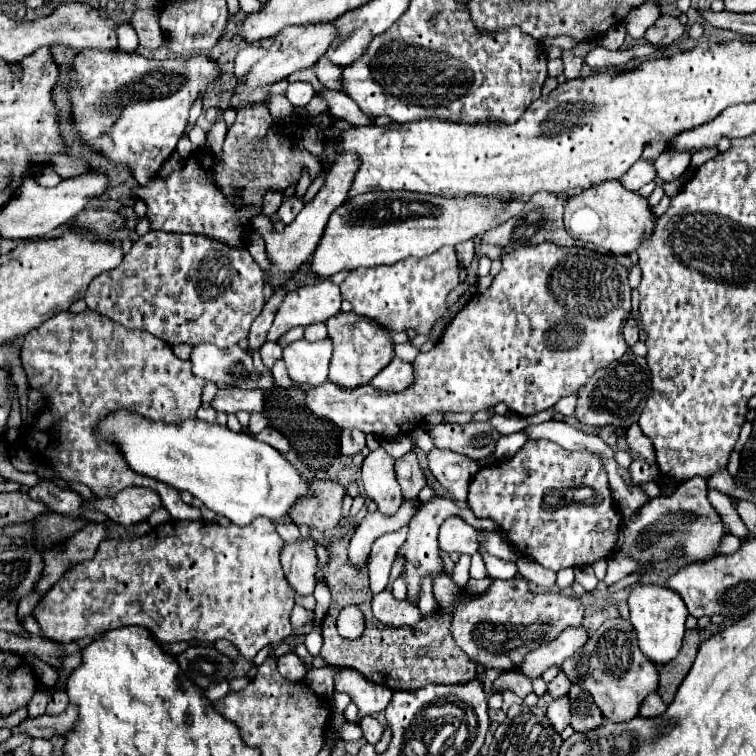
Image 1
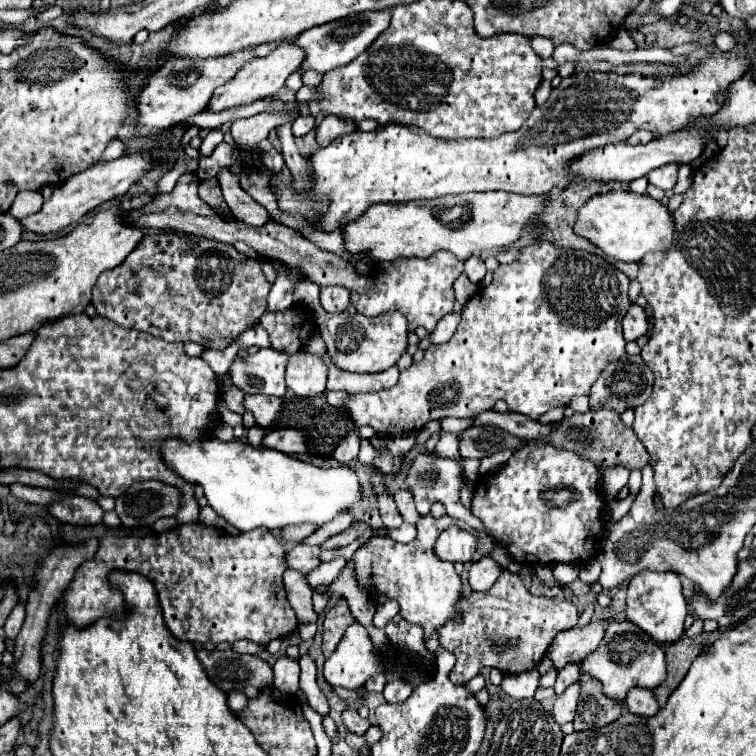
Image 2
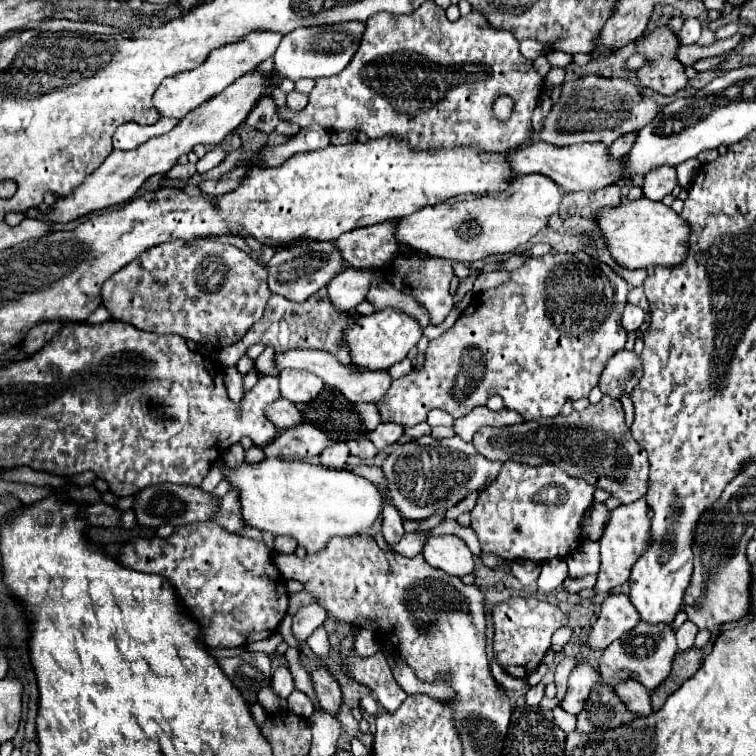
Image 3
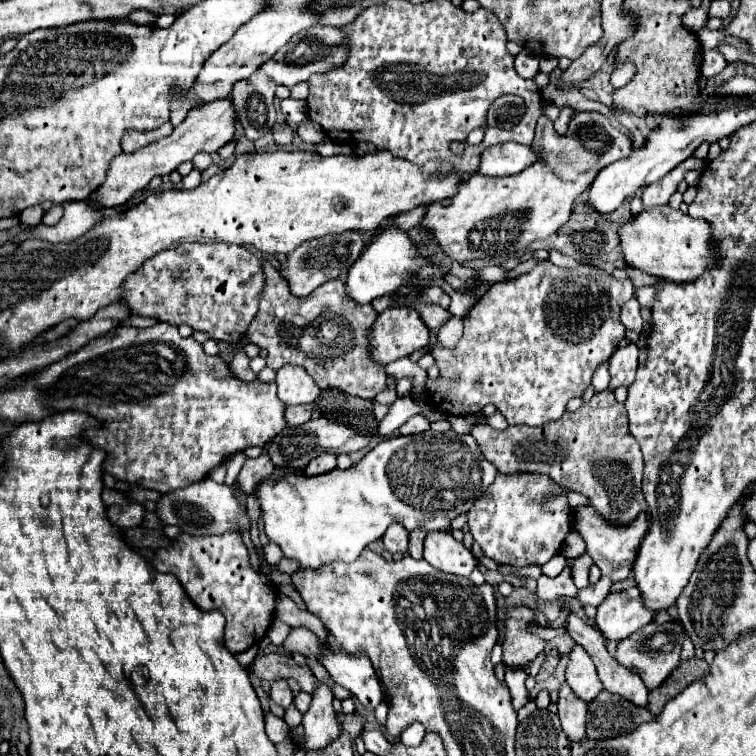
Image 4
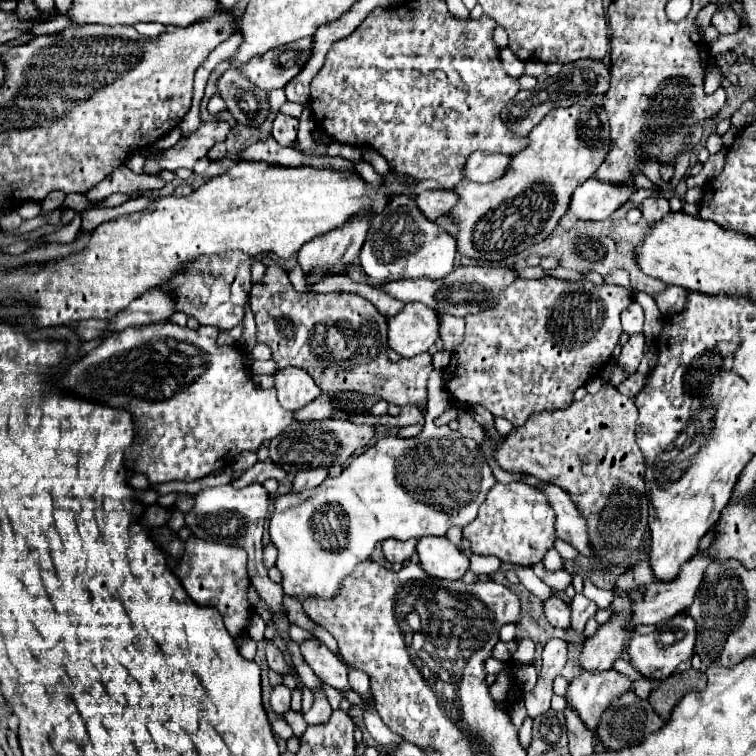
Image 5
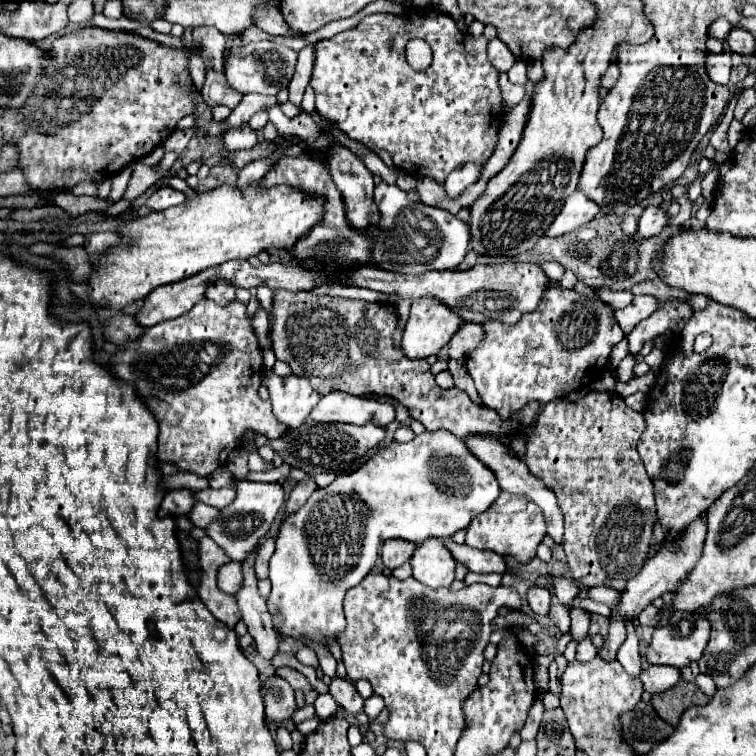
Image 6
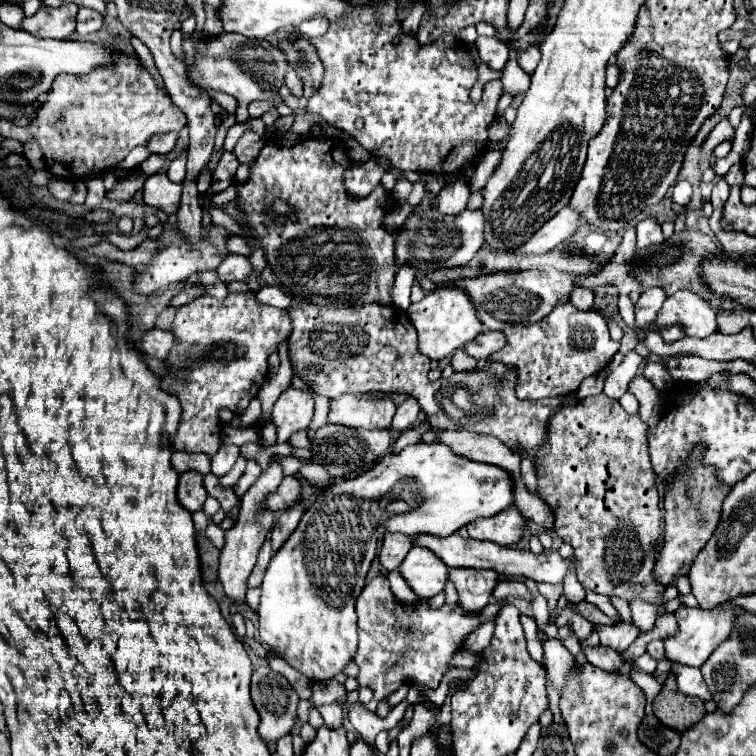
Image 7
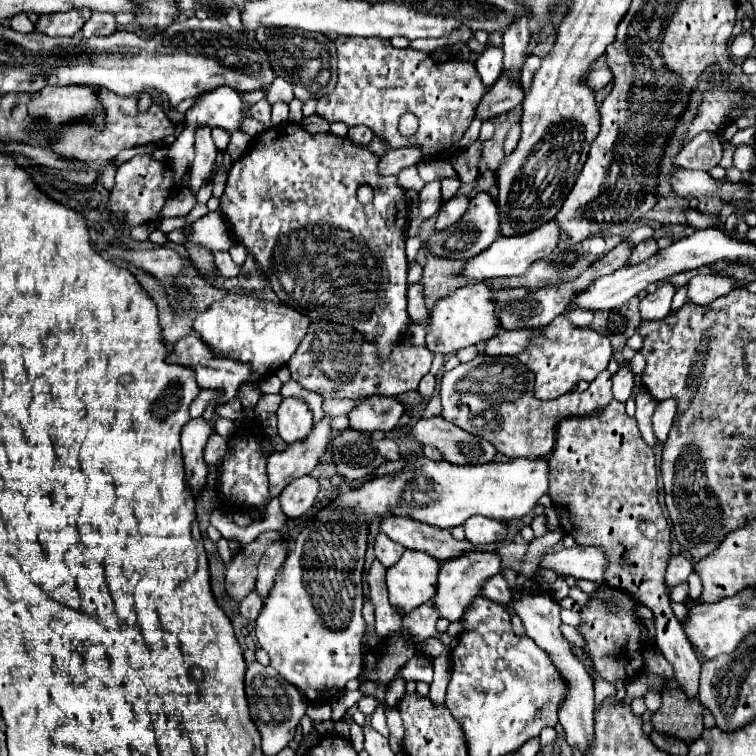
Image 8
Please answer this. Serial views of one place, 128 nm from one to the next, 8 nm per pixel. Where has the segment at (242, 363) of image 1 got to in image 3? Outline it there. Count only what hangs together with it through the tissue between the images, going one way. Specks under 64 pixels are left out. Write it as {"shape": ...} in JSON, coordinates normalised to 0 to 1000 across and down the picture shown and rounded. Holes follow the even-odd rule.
{"shape":[[[389,460],[389,463],[381,463],[381,466],[365,466],[362,468],[362,481],[368,489],[376,489],[376,487],[399,487],[399,489],[410,489],[410,492],[418,492],[429,508],[444,513],[450,521],[455,521],[458,529],[487,529],[487,532],[497,532],[503,529],[513,511],[517,508],[517,499],[513,495],[513,489],[505,489],[505,492],[466,492],[460,489],[455,481],[450,481],[450,476],[444,476],[437,466],[431,463],[410,463],[410,460]]]}

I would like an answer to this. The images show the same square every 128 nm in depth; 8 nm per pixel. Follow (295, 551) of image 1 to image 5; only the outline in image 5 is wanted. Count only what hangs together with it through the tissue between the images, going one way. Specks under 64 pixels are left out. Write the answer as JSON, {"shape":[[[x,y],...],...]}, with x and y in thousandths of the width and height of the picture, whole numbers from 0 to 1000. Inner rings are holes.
{"shape":[[[402,847],[397,852],[397,862],[405,873],[405,878],[418,889],[421,897],[426,897],[429,905],[442,907],[444,913],[460,913],[460,897],[458,897],[458,878],[431,857],[423,847]]]}

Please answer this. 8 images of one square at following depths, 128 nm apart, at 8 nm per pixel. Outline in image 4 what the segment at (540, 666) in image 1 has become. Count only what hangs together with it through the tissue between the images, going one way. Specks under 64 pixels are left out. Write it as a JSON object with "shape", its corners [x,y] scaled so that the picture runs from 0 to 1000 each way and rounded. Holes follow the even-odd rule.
{"shape":[[[841,775],[807,783],[802,794],[791,802],[788,823],[791,833],[802,847],[823,847],[849,828],[860,825],[865,820],[865,810],[860,810],[849,799],[849,788]]]}

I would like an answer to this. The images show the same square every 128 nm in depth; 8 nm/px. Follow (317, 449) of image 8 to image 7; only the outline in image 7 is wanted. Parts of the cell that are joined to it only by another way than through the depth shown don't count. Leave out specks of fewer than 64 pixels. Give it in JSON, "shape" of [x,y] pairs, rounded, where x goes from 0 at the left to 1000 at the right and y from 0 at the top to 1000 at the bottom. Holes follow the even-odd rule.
{"shape":[[[360,608],[357,619],[352,624],[347,624],[341,630],[341,635],[333,640],[333,646],[323,653],[323,661],[320,661],[320,677],[317,677],[317,688],[310,698],[299,701],[299,720],[296,720],[296,728],[291,733],[291,770],[296,775],[296,786],[302,791],[307,791],[312,799],[323,802],[323,807],[331,807],[325,804],[325,767],[339,746],[339,735],[341,735],[341,728],[347,725],[349,714],[352,714],[352,706],[357,704],[360,693],[362,693],[362,677],[357,675],[349,675],[344,680],[344,664],[352,653],[357,653],[370,638],[373,638],[376,627],[373,627],[373,616],[368,611]]]}

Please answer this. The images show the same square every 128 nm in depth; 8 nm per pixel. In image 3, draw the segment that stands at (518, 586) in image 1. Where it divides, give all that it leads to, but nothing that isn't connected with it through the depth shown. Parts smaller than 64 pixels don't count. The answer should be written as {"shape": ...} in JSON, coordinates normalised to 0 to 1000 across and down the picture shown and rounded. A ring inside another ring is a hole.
{"shape":[[[677,788],[672,794],[659,796],[651,804],[651,817],[653,817],[653,870],[672,892],[685,897],[701,894],[714,881],[722,860],[728,857],[730,839],[751,825],[751,812],[746,812],[738,802],[712,791],[688,791],[688,788]]]}

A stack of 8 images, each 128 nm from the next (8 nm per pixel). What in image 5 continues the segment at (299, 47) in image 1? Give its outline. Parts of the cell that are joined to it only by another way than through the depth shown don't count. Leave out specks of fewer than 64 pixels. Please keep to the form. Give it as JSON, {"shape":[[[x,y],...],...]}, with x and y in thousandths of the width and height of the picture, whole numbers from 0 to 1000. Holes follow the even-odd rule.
{"shape":[[[267,161],[259,175],[238,183],[228,196],[217,198],[212,209],[193,209],[190,230],[212,230],[217,225],[235,225],[241,220],[254,222],[265,209],[270,209],[278,196],[288,188],[296,188],[304,175],[302,161]]]}

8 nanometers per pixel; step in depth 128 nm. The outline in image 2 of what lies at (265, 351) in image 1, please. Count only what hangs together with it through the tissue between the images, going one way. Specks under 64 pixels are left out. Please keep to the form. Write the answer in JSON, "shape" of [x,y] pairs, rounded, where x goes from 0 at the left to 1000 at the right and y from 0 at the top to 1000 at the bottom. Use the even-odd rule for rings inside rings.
{"shape":[[[389,405],[376,413],[352,413],[344,421],[344,429],[357,442],[357,460],[376,468],[389,468],[410,450],[415,431],[410,423],[405,423],[410,413],[402,410],[405,407],[399,405]]]}

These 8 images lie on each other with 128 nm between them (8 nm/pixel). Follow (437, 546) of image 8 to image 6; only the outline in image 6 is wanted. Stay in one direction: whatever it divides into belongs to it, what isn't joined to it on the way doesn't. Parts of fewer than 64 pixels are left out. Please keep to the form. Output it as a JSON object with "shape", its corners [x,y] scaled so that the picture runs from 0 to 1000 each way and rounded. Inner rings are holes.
{"shape":[[[590,714],[590,722],[608,746],[619,749],[622,757],[632,757],[632,759],[646,759],[646,757],[669,759],[672,757],[669,746],[667,746],[667,738],[659,735],[656,730],[627,728],[616,720],[603,720],[601,714]]]}

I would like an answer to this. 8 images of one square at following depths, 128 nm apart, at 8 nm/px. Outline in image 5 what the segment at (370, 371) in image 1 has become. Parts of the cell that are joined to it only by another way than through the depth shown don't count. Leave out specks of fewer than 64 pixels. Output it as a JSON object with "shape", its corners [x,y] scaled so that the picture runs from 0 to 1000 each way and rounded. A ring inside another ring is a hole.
{"shape":[[[540,399],[524,418],[513,421],[513,460],[532,474],[545,474],[563,466],[579,447],[579,415],[558,399]]]}

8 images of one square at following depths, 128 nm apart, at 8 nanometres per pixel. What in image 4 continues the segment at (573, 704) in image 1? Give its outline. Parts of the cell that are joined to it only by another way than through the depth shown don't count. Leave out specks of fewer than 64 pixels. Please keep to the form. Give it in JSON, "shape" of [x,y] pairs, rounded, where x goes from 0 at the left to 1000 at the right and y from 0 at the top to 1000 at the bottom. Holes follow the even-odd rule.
{"shape":[[[796,913],[780,931],[775,947],[775,974],[783,979],[812,976],[841,966],[849,955],[860,955],[865,947],[857,937],[839,934],[836,929],[817,923]]]}

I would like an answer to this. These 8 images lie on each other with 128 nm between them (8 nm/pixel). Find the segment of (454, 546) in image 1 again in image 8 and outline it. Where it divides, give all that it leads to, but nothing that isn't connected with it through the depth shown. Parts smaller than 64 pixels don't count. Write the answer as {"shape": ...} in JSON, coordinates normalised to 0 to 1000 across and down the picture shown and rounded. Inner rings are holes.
{"shape":[[[537,728],[511,757],[516,799],[540,812],[556,799],[571,794],[579,778],[579,751],[582,743],[563,735],[563,730]]]}

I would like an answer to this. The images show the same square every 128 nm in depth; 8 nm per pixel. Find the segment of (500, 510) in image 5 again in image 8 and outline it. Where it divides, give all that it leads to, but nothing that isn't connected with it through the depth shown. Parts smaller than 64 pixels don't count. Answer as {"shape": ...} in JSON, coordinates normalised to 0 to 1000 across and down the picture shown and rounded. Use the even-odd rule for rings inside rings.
{"shape":[[[624,683],[622,688],[616,688],[614,701],[616,712],[630,722],[667,714],[672,706],[669,693],[659,693],[659,688],[643,688],[640,683]]]}

